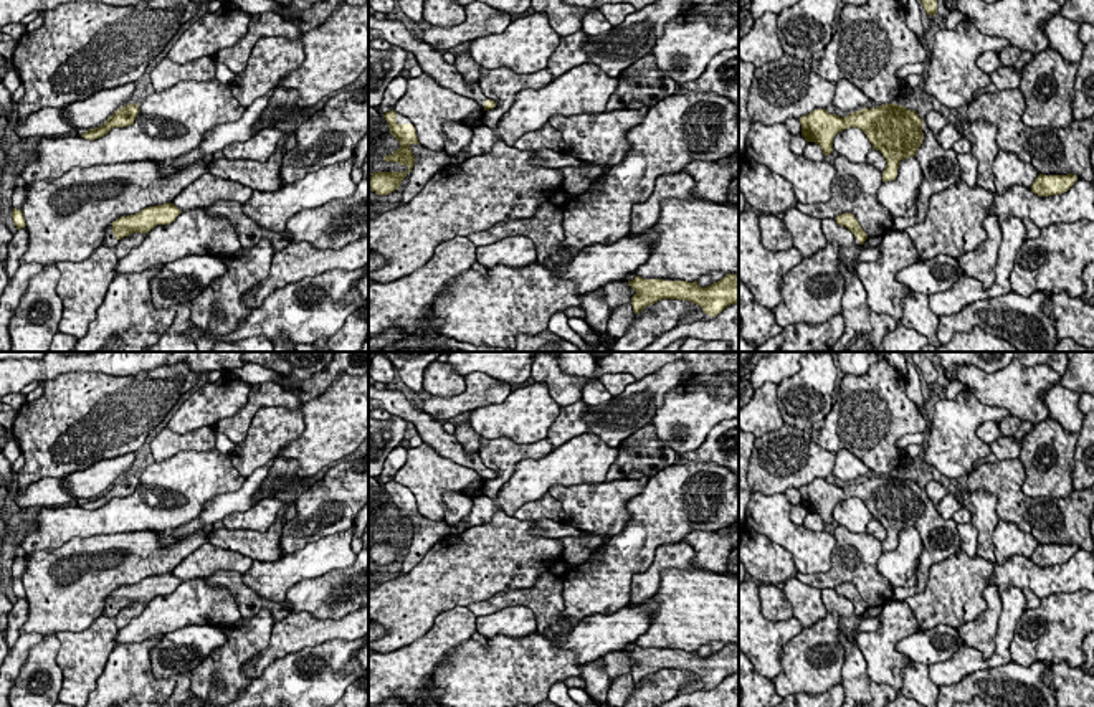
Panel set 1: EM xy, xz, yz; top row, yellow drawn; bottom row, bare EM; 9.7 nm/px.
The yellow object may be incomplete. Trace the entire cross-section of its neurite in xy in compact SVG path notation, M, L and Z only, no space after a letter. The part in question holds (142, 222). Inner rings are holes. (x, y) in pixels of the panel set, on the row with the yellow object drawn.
M164 203L144 208L136 215L121 216L106 228L102 244L116 248L121 238L131 233L149 233L157 225L170 225L180 213L174 203Z

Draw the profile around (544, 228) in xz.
M544 202L530 218L497 221L468 238L476 246L486 246L502 238L526 236L535 246L537 263L545 264L550 259L555 264L567 264L573 258L560 249L560 243L565 240L562 221L564 206Z

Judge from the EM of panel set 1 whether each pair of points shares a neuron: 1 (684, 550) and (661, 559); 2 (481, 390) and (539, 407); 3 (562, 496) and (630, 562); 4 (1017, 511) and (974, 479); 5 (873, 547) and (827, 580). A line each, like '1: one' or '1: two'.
1: one
2: two
3: two
4: one
5: one

